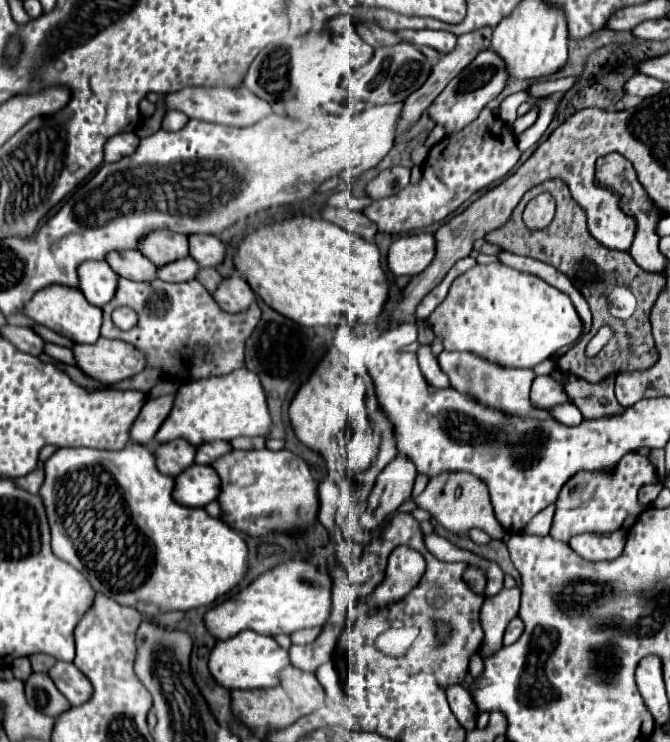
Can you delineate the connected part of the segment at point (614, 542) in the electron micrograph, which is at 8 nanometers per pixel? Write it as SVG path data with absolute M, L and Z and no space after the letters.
M613 531L607 535L583 533L569 541L569 547L587 561L611 561L621 555L625 545L625 531Z

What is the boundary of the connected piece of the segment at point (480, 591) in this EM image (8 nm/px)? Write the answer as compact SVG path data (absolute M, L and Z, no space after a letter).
M469 565L469 569L463 573L463 579L471 587L471 591L477 591L477 595L485 595L487 577L485 577L485 571L481 567Z

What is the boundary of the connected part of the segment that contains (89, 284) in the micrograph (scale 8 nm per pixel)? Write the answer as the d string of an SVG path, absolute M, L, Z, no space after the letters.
M81 263L79 265L79 291L95 307L103 307L115 295L119 275L103 263Z

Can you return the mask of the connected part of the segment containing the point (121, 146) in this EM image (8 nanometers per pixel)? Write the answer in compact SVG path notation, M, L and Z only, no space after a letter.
M119 133L111 139L107 139L103 147L103 161L105 163L115 163L121 157L131 155L139 145L139 137L135 133Z

